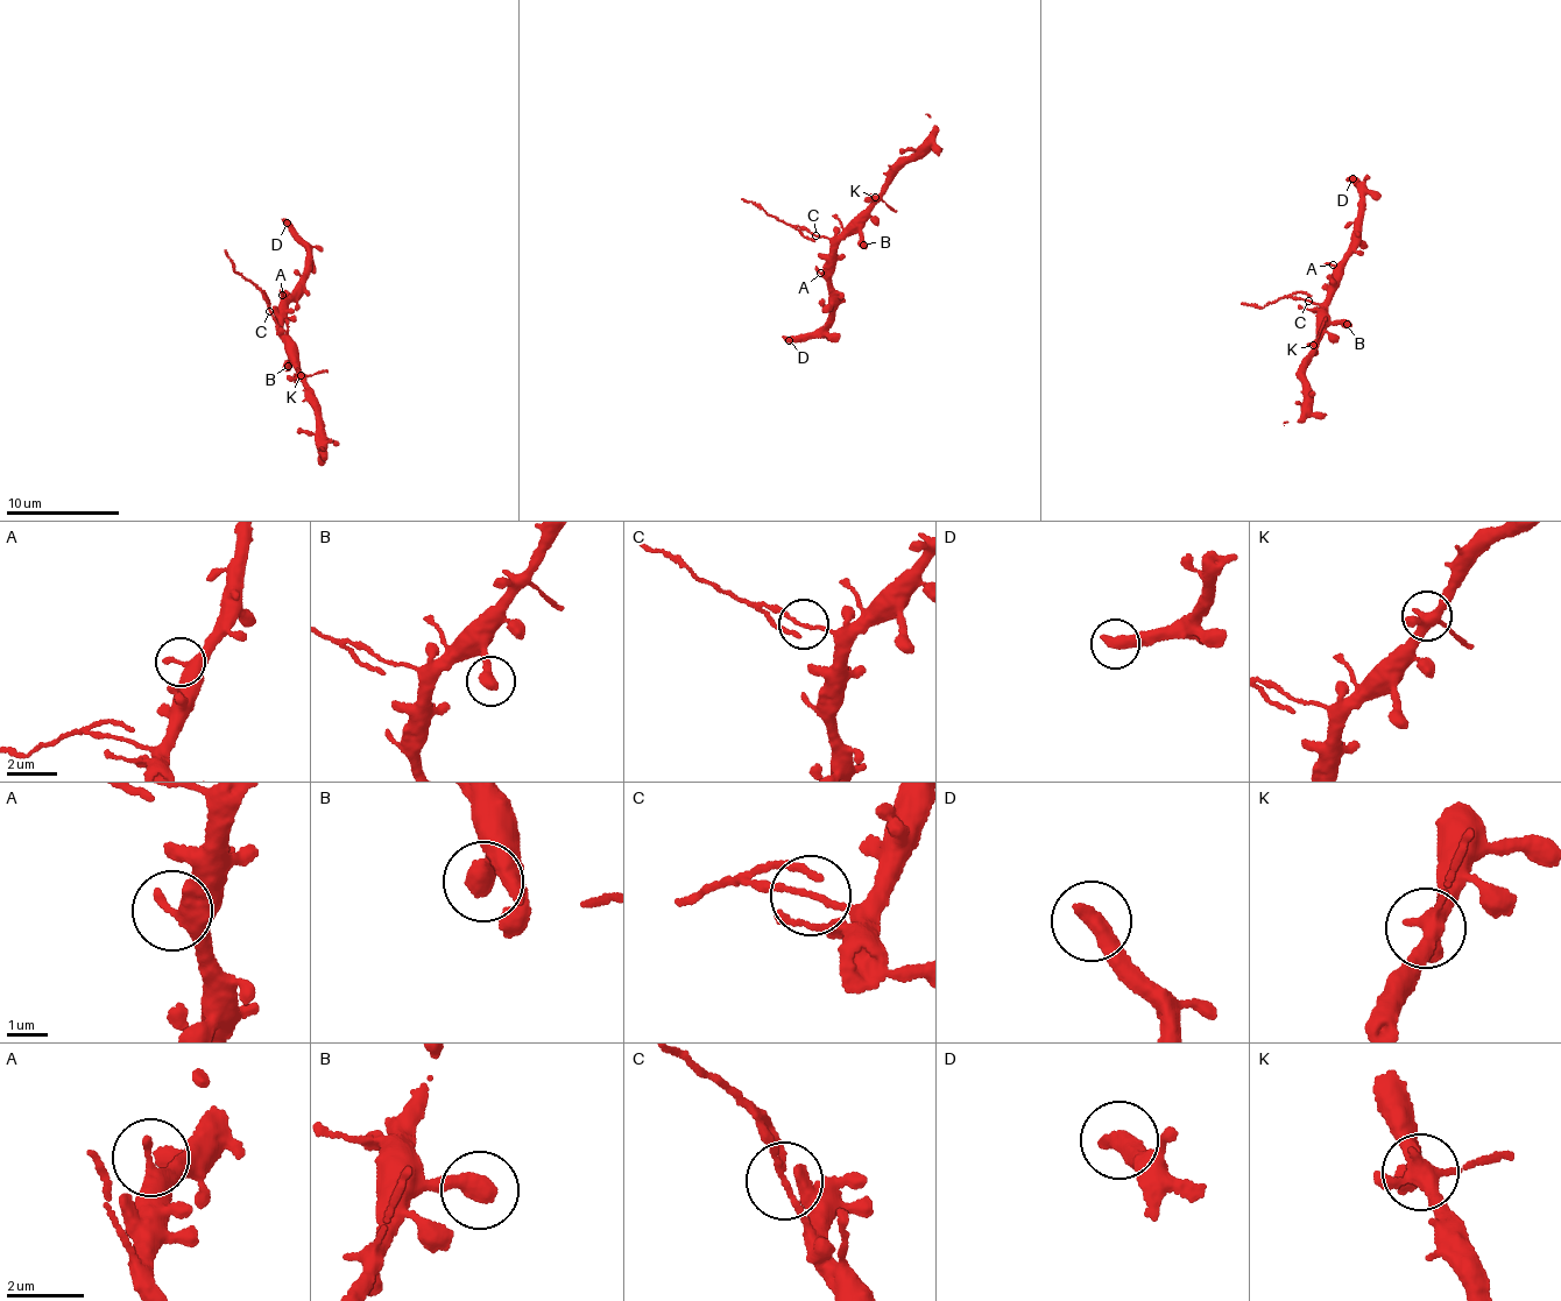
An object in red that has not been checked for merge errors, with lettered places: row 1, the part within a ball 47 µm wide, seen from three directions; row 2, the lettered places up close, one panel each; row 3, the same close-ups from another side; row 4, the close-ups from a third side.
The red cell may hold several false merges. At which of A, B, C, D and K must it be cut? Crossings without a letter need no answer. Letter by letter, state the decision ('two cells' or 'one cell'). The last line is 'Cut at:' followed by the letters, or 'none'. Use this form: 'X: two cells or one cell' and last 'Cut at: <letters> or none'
A: one cell
B: one cell
C: two cells
D: one cell
K: one cell
Cut at: C

